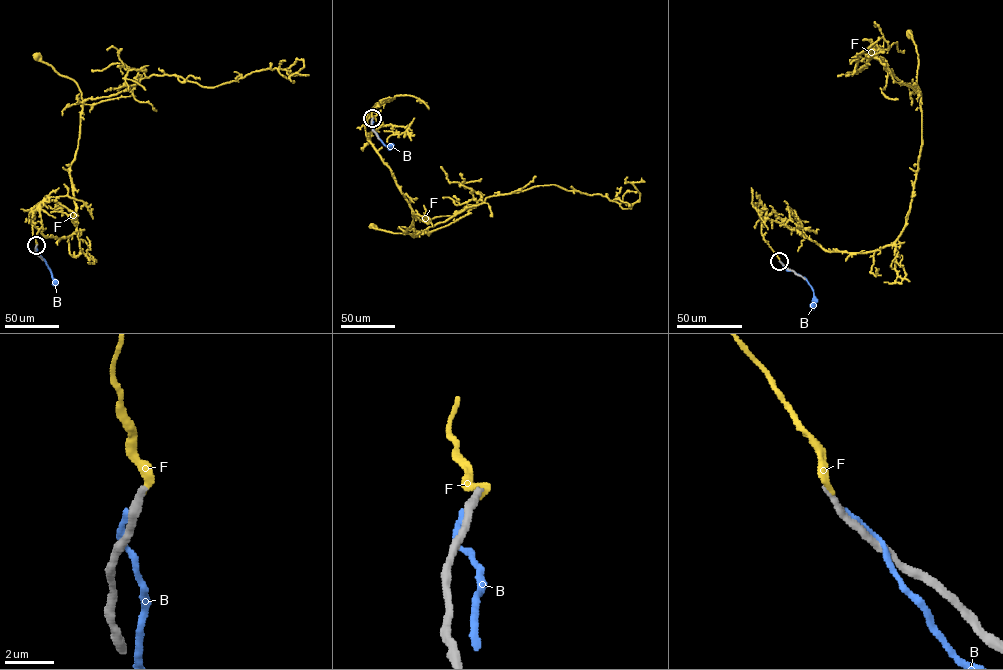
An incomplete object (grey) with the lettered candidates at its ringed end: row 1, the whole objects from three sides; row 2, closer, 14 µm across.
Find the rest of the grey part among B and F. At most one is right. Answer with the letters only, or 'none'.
none

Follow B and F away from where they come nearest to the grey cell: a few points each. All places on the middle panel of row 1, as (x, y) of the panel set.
B: (372, 120), (372, 130), (386, 146), (391, 146)
F: (372, 118), (377, 103), (365, 118), (367, 139), (411, 210), (406, 233), (419, 235), (371, 226)

